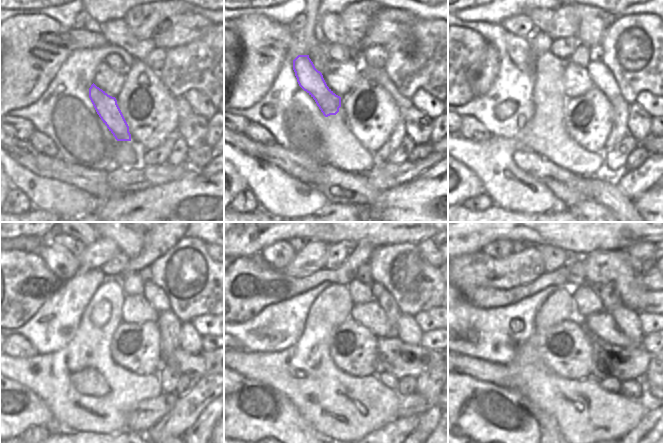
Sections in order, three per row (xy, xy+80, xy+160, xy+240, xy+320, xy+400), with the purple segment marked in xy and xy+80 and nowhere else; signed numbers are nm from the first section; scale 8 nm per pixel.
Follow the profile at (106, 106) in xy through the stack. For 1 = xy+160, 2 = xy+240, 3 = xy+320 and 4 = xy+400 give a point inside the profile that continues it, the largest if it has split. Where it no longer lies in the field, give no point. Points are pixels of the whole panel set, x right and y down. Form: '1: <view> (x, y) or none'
1: xy+160 (518, 48)
2: xy+240 (61, 262)
3: xy+320 (278, 255)
4: xy+400 (500, 248)

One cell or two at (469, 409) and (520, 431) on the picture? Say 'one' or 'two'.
one

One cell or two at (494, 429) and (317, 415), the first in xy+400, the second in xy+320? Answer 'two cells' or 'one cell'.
two cells

